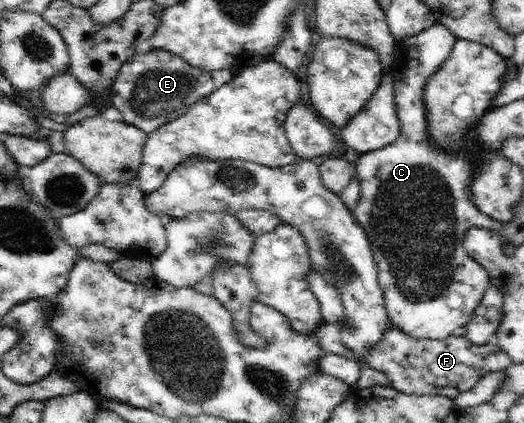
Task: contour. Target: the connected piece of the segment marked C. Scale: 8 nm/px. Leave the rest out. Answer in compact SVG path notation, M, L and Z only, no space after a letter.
M437 22L413 37L405 37L396 42L394 55L397 61L395 66L390 67L389 73L394 76L393 91L401 133L391 145L361 154L354 163L353 177L361 183L361 199L357 207L353 207L352 214L362 225L371 244L371 253L379 270L378 284L383 293L388 322L390 327L397 327L413 339L442 340L463 331L473 317L473 311L481 303L483 293L491 286L487 271L467 253L463 239L471 227L499 232L504 225L473 208L471 183L473 173L479 167L479 163L473 161L475 155L467 157L463 151L451 155L451 151L435 149L427 133L427 115L423 101L425 83L449 59L455 43L457 41L453 33Z

